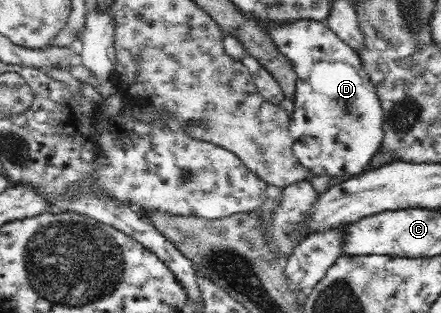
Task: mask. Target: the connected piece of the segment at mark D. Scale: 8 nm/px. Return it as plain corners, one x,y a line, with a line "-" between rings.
298,19
286,25
275,25
271,21
267,23
262,20
259,25
274,39
276,48
290,60
297,73
295,108
291,115
289,132
293,139
293,153
298,162
314,176
356,176
366,172
368,163
382,149
383,109
376,88
370,82
370,75
362,68
362,61
357,53
330,30
327,20

